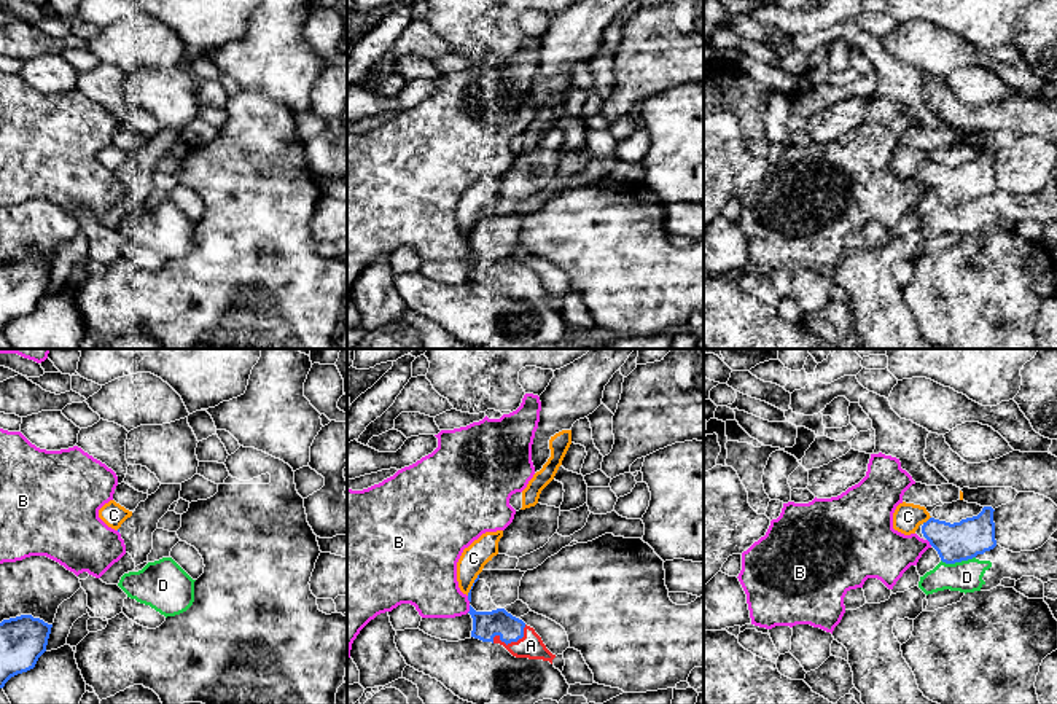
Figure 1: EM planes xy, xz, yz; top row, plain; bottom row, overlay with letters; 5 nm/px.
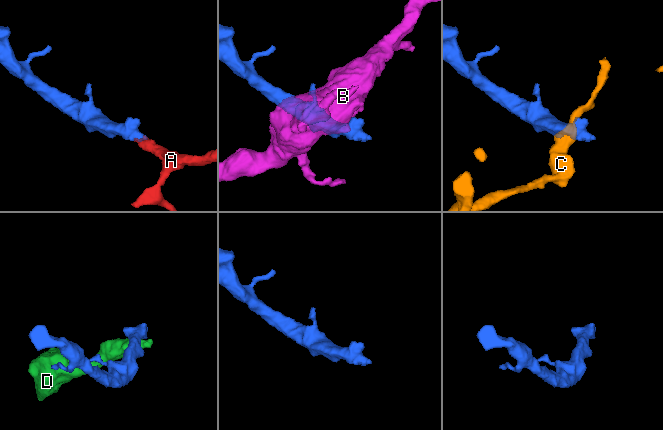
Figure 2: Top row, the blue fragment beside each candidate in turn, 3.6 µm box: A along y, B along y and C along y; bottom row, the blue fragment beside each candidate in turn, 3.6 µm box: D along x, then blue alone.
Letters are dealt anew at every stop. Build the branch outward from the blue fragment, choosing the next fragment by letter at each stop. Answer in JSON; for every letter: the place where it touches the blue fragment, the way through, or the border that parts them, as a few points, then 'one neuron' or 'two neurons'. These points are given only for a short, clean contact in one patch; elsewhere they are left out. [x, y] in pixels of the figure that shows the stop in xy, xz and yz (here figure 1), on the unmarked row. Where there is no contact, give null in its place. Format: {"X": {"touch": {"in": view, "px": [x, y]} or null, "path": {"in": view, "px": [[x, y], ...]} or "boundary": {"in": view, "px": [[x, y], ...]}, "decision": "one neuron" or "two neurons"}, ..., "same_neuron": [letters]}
{"A": {"touch": {"in": "xz", "px": [511, 284]}, "path": {"in": "xz", "px": [[486, 268], [497, 269], [511, 284], [530, 289]]}, "decision": "one neuron"}, "B": {"touch": {"in": "xz", "px": [470, 252]}, "boundary": {"in": "xz", "px": [[470, 249], [467, 255]]}, "decision": "two neurons"}, "C": {"touch": {"in": "yz", "px": [927, 164]}, "decision": "two neurons"}, "D": {"touch": {"in": "yz", "px": [957, 204]}, "decision": "two neurons"}, "same_neuron": ["A"]}

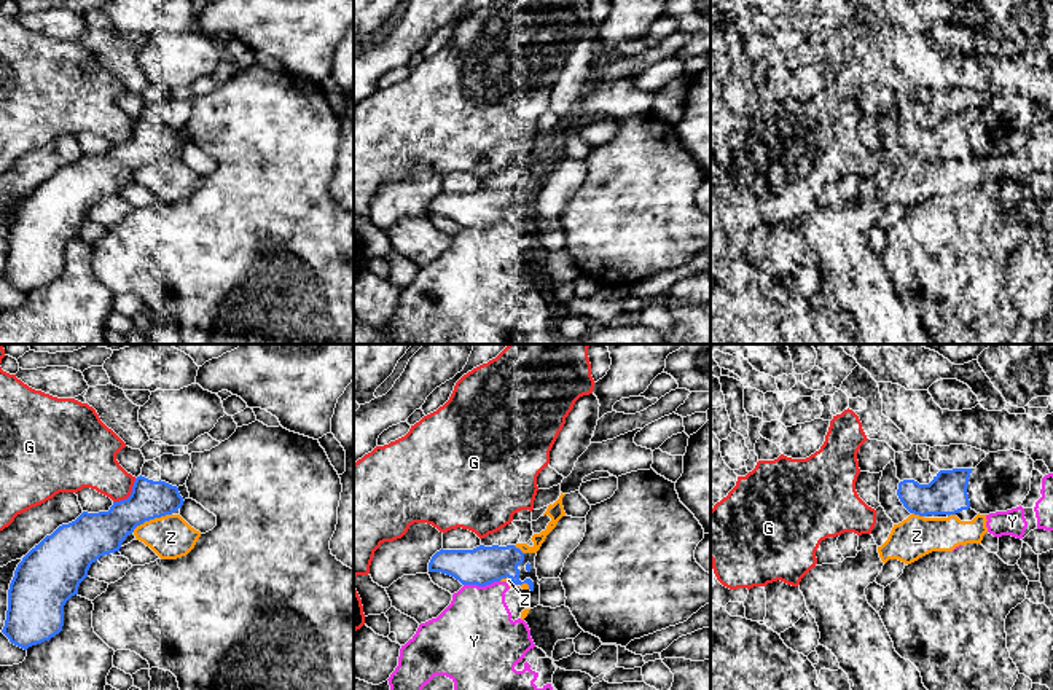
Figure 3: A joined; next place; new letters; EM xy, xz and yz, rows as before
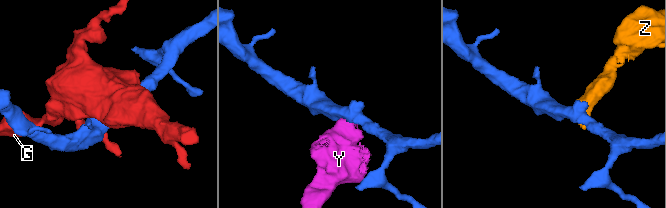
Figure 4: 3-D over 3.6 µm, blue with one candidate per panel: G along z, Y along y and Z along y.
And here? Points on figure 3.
{"G": {"touch": {"in": "xy", "px": [131, 137]}, "boundary": {"in": "xy", "px": [[136, 121], [131, 136], [113, 145]]}, "decision": "two neurons"}, "Y": {"touch": {"in": "xz", "px": [481, 228]}, "boundary": {"in": "xz", "px": [[499, 223], [489, 228], [464, 228]]}, "decision": "two neurons"}, "Z": {"touch": {"in": "xy", "px": [152, 161]}, "decision": "two neurons"}, "same_neuron": []}

